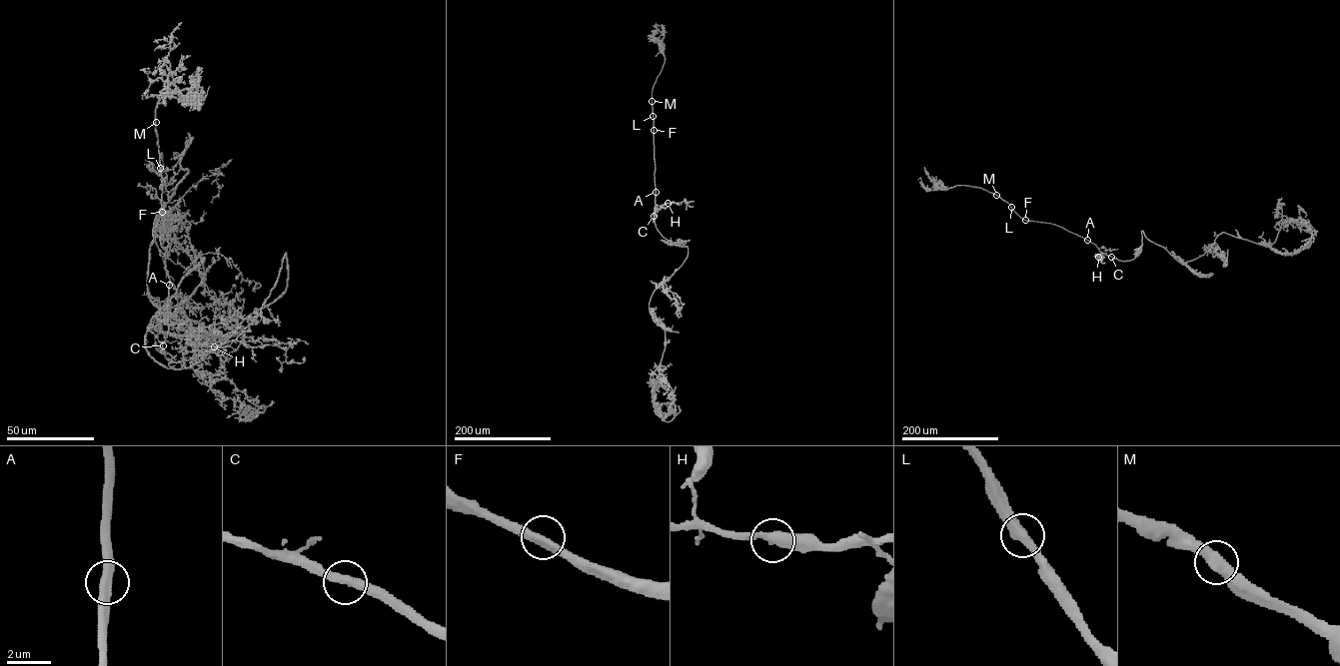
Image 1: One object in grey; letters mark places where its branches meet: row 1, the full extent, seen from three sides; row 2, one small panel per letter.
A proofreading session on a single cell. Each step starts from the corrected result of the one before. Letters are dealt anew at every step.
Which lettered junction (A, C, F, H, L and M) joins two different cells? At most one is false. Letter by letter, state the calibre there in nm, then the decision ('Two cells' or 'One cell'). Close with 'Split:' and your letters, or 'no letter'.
A: Thickness 400 nm. One cell
C: Thickness 400 nm. One cell
F: Thickness 400 nm. One cell
H: Thickness 400 nm. One cell
L: Thickness 400 nm. One cell
M: Thickness 400 nm. One cell
Split: no letter

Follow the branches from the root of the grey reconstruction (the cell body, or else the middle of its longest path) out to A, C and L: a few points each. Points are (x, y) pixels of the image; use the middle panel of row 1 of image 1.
A: (685, 247), (671, 242), (657, 228), (656, 192)
C: (685, 247), (676, 246), (664, 238), (656, 227), (654, 216)
L: (685, 247), (676, 246), (664, 238), (655, 222), (653, 116)

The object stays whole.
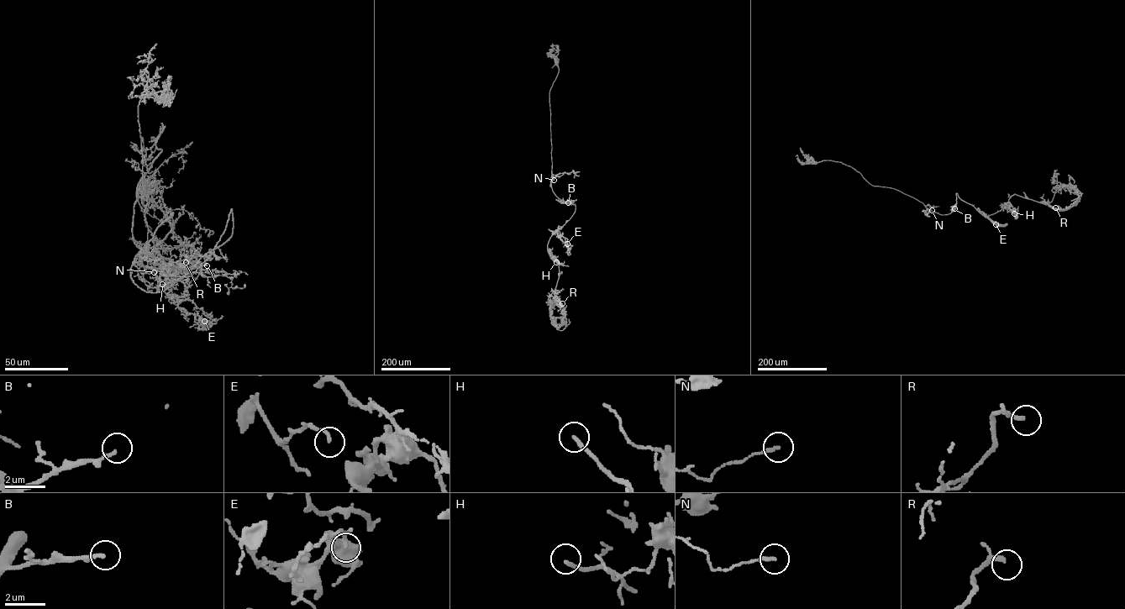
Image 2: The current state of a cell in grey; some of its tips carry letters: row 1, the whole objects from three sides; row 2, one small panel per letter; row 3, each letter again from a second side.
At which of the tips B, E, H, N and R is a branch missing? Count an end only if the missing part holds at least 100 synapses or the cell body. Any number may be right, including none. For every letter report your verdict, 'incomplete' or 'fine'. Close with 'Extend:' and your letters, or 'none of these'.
B: fine
E: fine
H: incomplete
N: fine
R: fine
Extend: H

